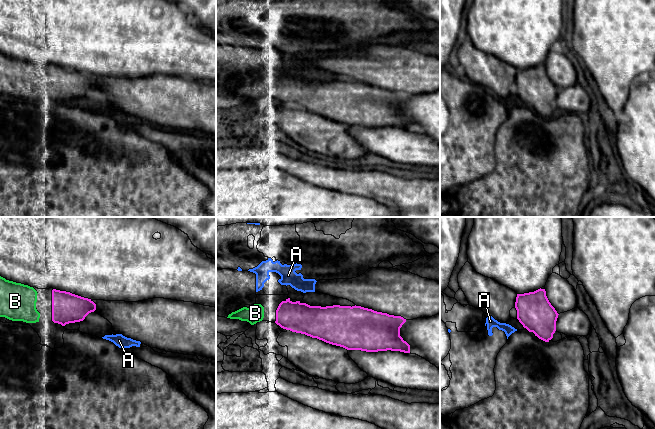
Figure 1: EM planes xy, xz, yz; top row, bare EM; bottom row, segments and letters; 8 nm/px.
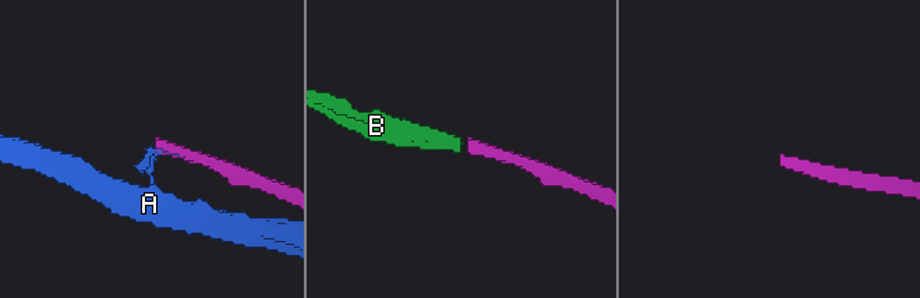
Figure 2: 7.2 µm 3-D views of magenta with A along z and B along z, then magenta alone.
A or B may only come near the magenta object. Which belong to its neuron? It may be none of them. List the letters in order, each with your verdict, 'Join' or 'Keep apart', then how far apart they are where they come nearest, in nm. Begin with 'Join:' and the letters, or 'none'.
Join: B
A: Keep apart. Distance 60 nm
B: Join. Distance 100 nm

